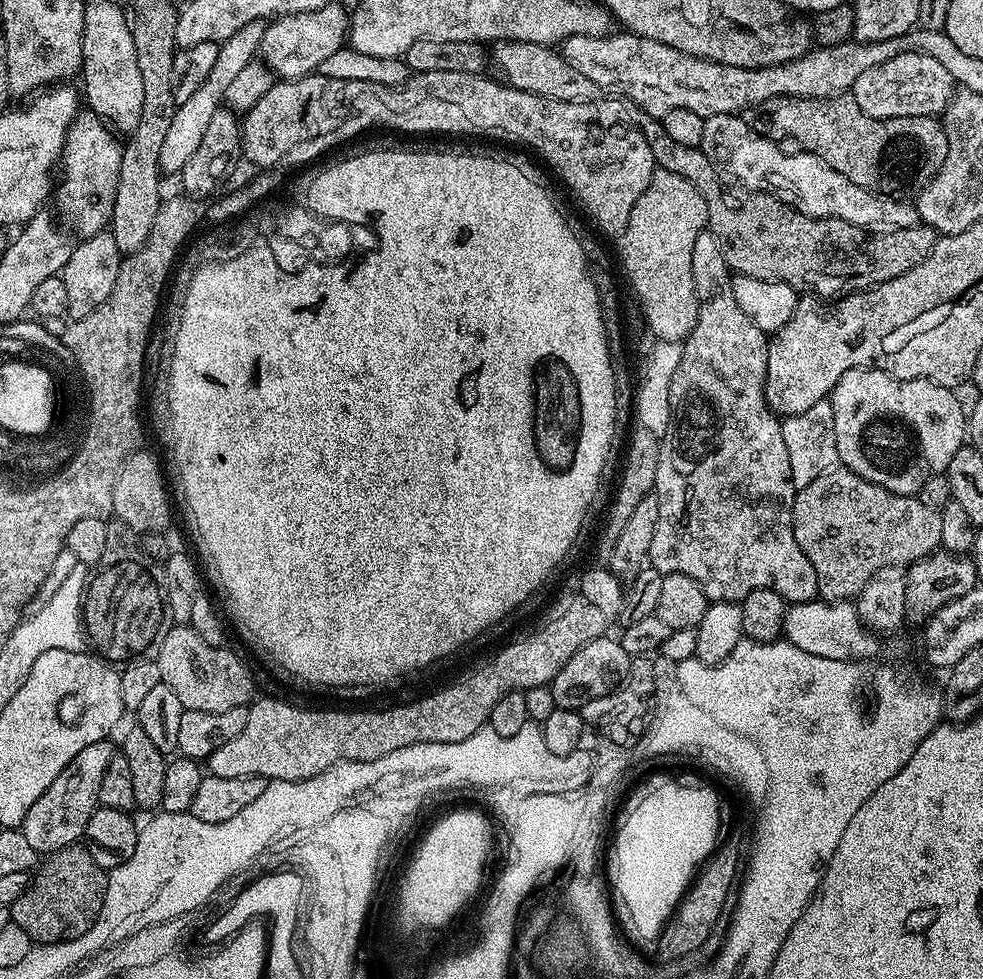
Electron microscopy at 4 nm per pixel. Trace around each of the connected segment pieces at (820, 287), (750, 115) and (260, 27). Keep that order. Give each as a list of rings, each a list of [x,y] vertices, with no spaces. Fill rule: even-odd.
[[[641,115],[639,119],[638,127],[646,138],[646,142],[650,142],[650,150],[654,154],[657,165],[670,170],[670,174],[678,174],[686,178],[702,194],[708,207],[707,231],[714,234],[728,267],[737,276],[762,278],[770,282],[786,282],[791,288],[800,290],[804,287],[804,290],[821,298],[836,298],[841,294],[851,294],[874,288],[877,284],[890,282],[906,274],[906,270],[914,270],[914,266],[918,266],[918,262],[922,262],[928,257],[930,250],[934,250],[938,234],[923,222],[916,224],[913,228],[869,230],[838,218],[807,216],[768,192],[754,192],[743,186],[724,188],[725,181],[718,175],[716,165],[708,159],[704,151],[674,142],[670,135],[666,134],[657,117]]]
[[[841,94],[839,96],[830,96],[827,100],[803,100],[797,96],[780,96],[777,100],[767,100],[758,106],[748,109],[746,119],[749,126],[758,133],[759,136],[791,138],[796,140],[803,151],[808,152],[812,156],[818,157],[822,162],[826,162],[826,166],[830,166],[834,170],[838,170],[838,174],[846,174],[846,178],[850,178],[850,182],[855,182],[858,186],[862,186],[871,192],[877,192],[879,196],[894,196],[897,198],[915,198],[919,196],[923,188],[929,184],[938,174],[938,170],[942,170],[942,162],[946,162],[946,154],[948,153],[948,143],[946,142],[946,134],[944,133],[944,125],[935,116],[903,116],[902,118],[870,118],[870,114],[866,114],[858,106],[858,102],[851,94]]]
[[[260,22],[247,24],[241,32],[236,32],[231,38],[223,41],[218,50],[218,62],[214,62],[214,70],[210,70],[210,78],[206,78],[206,82],[202,82],[202,86],[194,90],[191,98],[186,98],[186,102],[176,105],[174,119],[170,122],[170,131],[162,142],[161,173],[179,174],[186,166],[186,162],[190,162],[191,156],[197,152],[202,142],[202,134],[206,134],[210,126],[210,118],[214,118],[216,111],[224,104],[224,92],[230,90],[230,82],[234,82],[234,78],[238,78],[238,73],[246,70],[246,66],[257,59],[264,29],[265,25]]]

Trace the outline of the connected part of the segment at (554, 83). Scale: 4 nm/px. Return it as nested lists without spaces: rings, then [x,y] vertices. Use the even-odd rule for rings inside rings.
[[[498,40],[491,45],[490,64],[501,72],[507,83],[518,90],[526,90],[530,94],[538,94],[542,98],[550,98],[558,102],[578,102],[579,104],[596,104],[602,89],[586,74],[578,74],[570,62],[553,47],[517,40]],[[492,48],[492,52],[491,52]],[[504,75],[504,76],[503,76]]]

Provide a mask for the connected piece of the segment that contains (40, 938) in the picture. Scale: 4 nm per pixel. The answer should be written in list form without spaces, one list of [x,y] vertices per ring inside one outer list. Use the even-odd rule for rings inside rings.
[[[74,843],[51,853],[35,869],[22,898],[10,906],[11,923],[22,926],[22,930],[30,934],[33,945],[73,940],[94,926],[98,914],[103,910],[107,885],[106,869],[94,862],[83,843]]]

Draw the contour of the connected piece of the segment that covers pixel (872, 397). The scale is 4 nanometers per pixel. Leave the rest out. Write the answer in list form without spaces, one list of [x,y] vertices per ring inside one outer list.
[[[877,368],[846,370],[846,374],[842,374],[842,378],[838,378],[838,382],[834,386],[830,397],[832,409],[834,410],[834,434],[838,442],[840,464],[850,469],[854,474],[858,474],[862,478],[866,478],[886,490],[897,492],[903,496],[917,495],[920,487],[926,482],[926,478],[947,473],[948,467],[950,466],[950,458],[954,458],[954,454],[958,454],[958,450],[965,447],[964,428],[966,432],[966,408],[960,405],[960,400],[956,395],[957,393],[953,389],[943,388],[929,380],[899,380]]]

